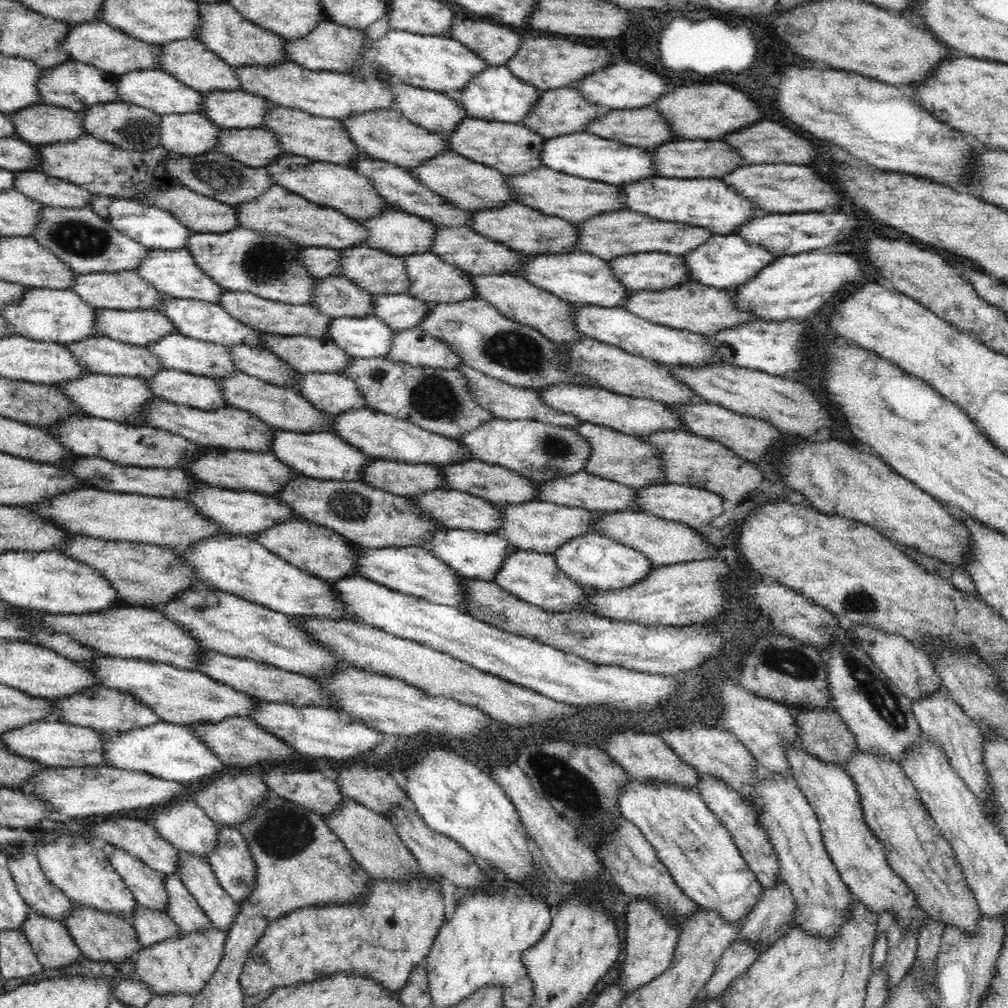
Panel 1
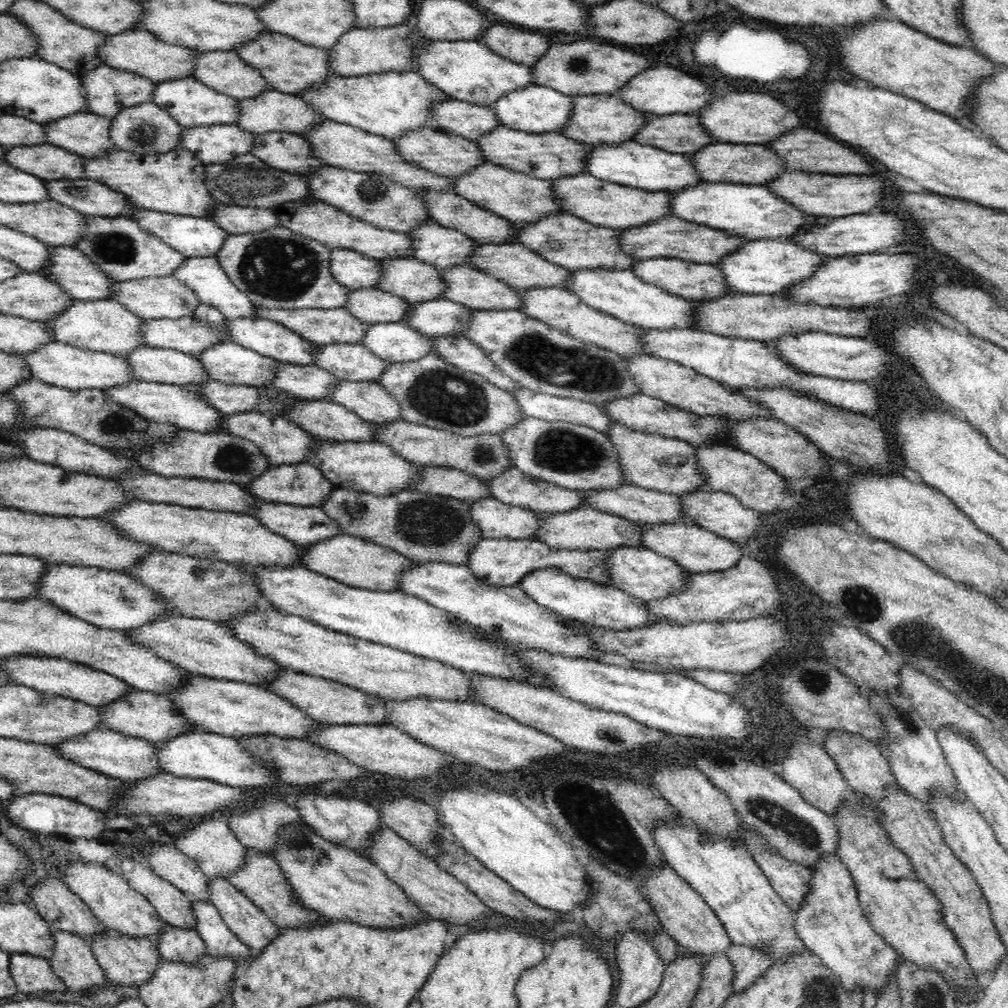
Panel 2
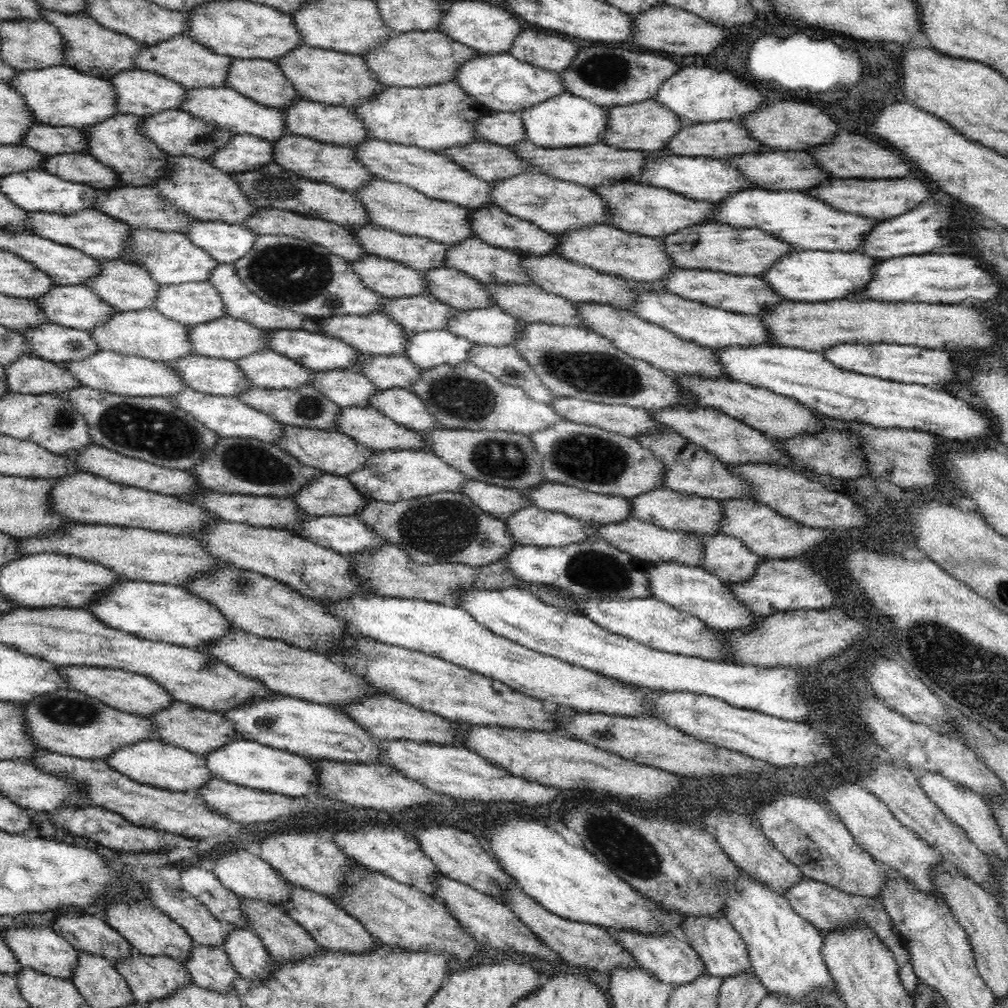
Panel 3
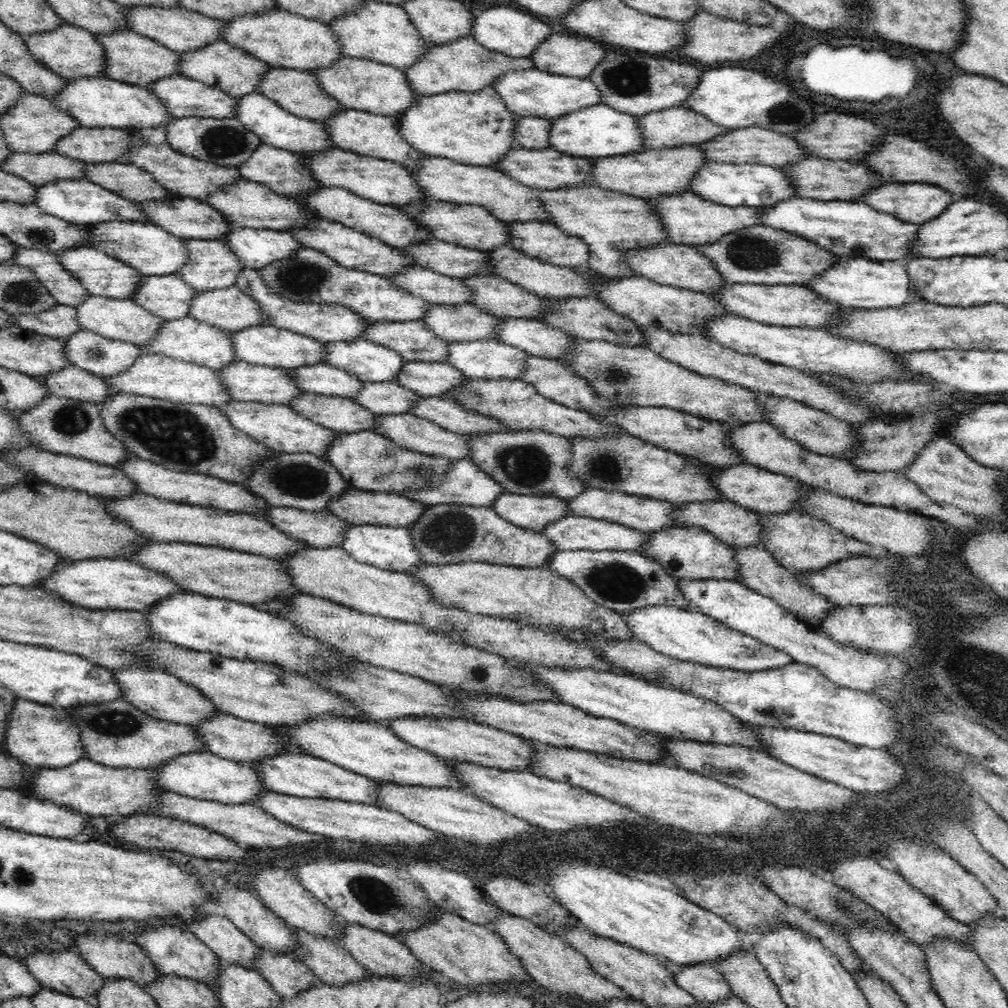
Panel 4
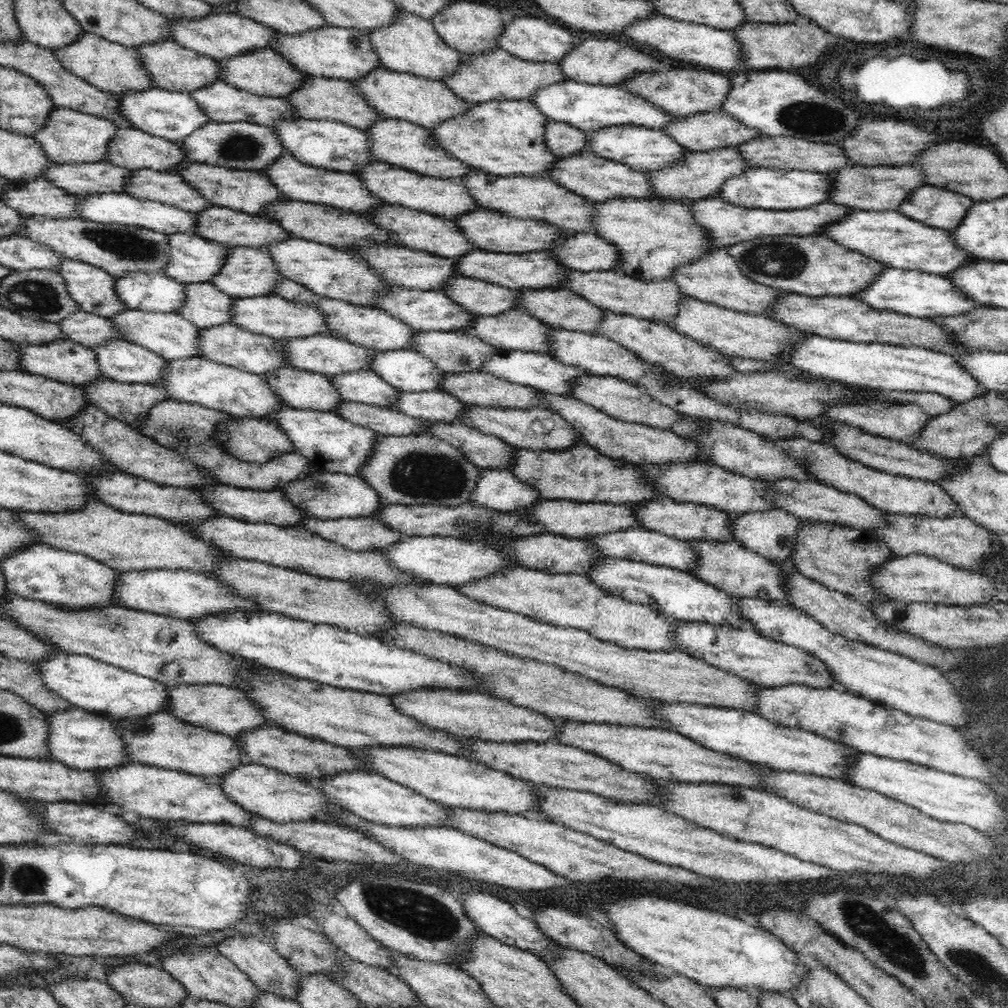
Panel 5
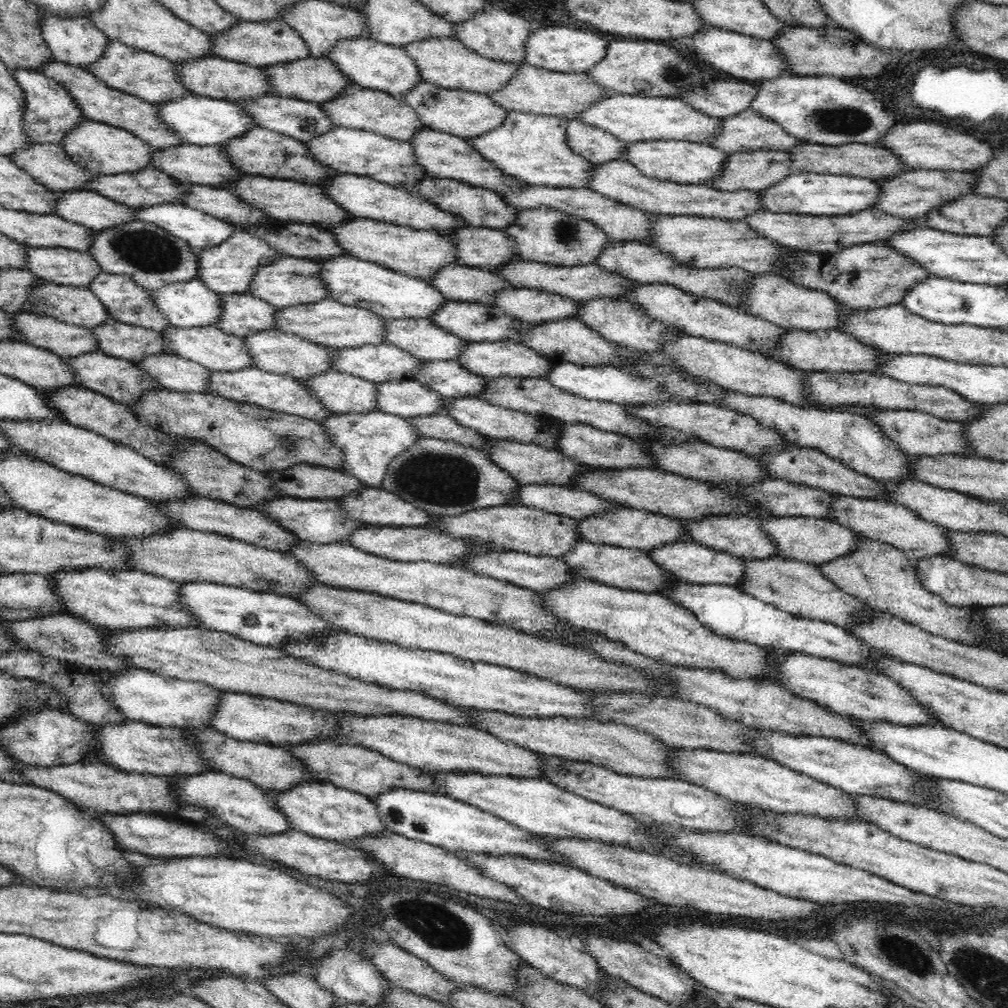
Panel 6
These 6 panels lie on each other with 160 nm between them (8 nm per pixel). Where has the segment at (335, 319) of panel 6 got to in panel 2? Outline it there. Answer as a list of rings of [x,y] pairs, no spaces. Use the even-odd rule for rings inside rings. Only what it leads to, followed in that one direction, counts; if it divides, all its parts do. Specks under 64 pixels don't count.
[[[170,275],[118,281],[111,290],[111,296],[114,301],[123,304],[136,316],[146,319],[168,318],[174,320],[190,316],[194,314],[195,308],[202,303],[193,290],[190,290],[185,284],[180,284]]]

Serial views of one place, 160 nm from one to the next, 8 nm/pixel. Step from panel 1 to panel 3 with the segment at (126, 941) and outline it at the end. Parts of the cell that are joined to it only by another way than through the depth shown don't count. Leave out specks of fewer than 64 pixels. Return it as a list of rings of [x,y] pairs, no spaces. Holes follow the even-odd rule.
[[[134,954],[118,959],[115,967],[126,978],[128,989],[141,1003],[174,994],[176,990],[194,984],[182,962],[168,955]]]

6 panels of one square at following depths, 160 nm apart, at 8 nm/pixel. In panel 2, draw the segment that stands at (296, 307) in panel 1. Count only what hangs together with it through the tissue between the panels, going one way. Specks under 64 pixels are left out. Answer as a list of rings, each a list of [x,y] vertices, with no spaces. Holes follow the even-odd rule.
[[[257,305],[257,315],[255,318],[271,320],[272,322],[281,324],[288,330],[299,334],[304,340],[320,346],[338,343],[361,344],[365,330],[369,327],[368,322],[362,322],[358,318],[354,318],[343,306],[333,309],[297,308],[286,310]]]

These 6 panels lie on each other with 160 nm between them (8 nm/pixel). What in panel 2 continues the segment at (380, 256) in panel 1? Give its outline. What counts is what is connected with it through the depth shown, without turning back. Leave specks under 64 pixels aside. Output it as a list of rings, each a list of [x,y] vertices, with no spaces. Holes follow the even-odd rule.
[[[386,257],[376,261],[381,268],[376,289],[391,292],[411,304],[443,298],[445,282],[434,265],[414,257]]]

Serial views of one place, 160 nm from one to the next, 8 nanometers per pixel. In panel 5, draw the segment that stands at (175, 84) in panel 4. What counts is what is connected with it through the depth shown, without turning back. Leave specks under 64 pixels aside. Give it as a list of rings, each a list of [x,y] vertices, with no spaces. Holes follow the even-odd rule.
[[[220,80],[214,81],[205,87],[194,89],[189,92],[189,95],[194,99],[194,102],[197,102],[204,114],[209,116],[210,120],[220,123],[246,121],[270,127],[278,119],[291,116],[300,117],[289,105],[287,97],[268,98],[267,96],[258,96],[251,92],[234,88]]]

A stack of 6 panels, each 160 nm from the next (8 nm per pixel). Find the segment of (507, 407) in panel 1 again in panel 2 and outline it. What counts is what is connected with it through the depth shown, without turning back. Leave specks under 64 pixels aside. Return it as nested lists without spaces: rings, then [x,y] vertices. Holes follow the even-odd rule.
[[[526,388],[512,391],[512,395],[526,417],[549,422],[562,420],[595,428],[602,433],[605,433],[608,427],[616,425],[599,406],[593,403],[535,393]]]

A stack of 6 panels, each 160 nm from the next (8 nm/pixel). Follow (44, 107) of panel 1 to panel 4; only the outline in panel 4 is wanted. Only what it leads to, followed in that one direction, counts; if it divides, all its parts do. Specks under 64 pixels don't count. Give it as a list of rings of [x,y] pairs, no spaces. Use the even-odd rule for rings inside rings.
[[[148,127],[142,130],[130,128],[134,131],[134,142],[129,146],[128,158],[124,162],[132,162],[156,179],[156,183],[175,196],[189,196],[204,200],[210,193],[242,180],[242,175],[235,167],[223,167],[213,162],[198,160],[193,156],[186,156],[176,152],[167,141],[164,127]]]

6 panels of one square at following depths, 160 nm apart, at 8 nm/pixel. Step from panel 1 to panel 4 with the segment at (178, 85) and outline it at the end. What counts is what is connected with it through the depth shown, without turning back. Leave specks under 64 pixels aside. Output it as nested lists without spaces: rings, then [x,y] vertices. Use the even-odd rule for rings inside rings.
[[[256,91],[253,93],[237,97],[235,104],[235,116],[243,126],[251,130],[264,144],[281,148],[296,154],[304,156],[319,155],[326,149],[331,149],[333,144],[329,134],[325,131],[325,126],[321,121],[305,119],[287,110],[284,110],[279,104],[270,100],[267,96]]]

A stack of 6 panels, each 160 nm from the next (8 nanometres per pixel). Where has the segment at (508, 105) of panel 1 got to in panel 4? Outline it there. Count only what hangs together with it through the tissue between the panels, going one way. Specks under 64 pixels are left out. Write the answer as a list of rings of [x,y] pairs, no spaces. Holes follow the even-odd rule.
[[[604,103],[574,109],[565,115],[549,119],[549,148],[592,159],[643,151],[648,148],[643,145],[639,122],[635,118],[636,116],[620,112]]]

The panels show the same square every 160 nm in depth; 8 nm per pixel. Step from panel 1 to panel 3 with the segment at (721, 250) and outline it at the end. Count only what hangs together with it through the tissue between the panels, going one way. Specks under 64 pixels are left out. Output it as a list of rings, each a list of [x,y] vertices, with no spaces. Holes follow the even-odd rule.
[[[796,249],[779,256],[779,259],[759,277],[782,298],[791,301],[824,302],[850,298],[865,287],[873,277],[873,268],[880,259],[859,252],[828,252]]]

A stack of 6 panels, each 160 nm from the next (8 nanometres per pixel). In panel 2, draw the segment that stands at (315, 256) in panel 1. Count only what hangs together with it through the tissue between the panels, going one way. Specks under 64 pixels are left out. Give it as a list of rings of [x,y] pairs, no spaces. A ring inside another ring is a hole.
[[[346,248],[330,251],[330,272],[335,281],[348,289],[375,288],[381,275],[376,259]]]

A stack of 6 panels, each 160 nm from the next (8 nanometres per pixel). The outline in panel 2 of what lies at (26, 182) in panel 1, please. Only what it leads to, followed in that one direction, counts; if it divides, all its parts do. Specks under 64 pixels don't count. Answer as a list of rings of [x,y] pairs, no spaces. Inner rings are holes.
[[[46,180],[49,198],[86,215],[124,216],[131,218],[138,206],[131,204],[125,194],[92,180]]]

